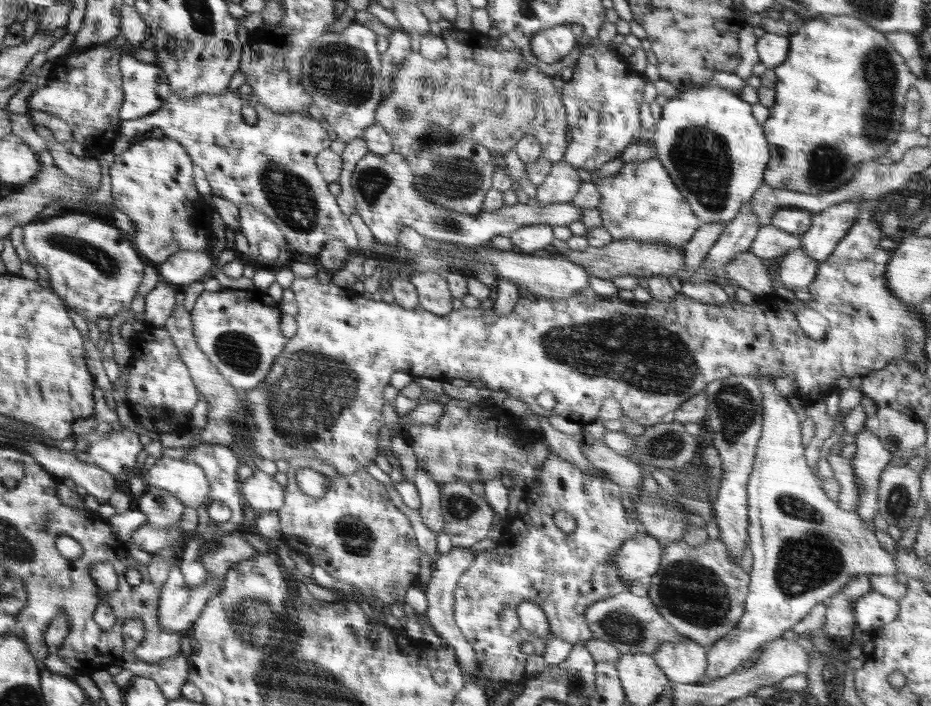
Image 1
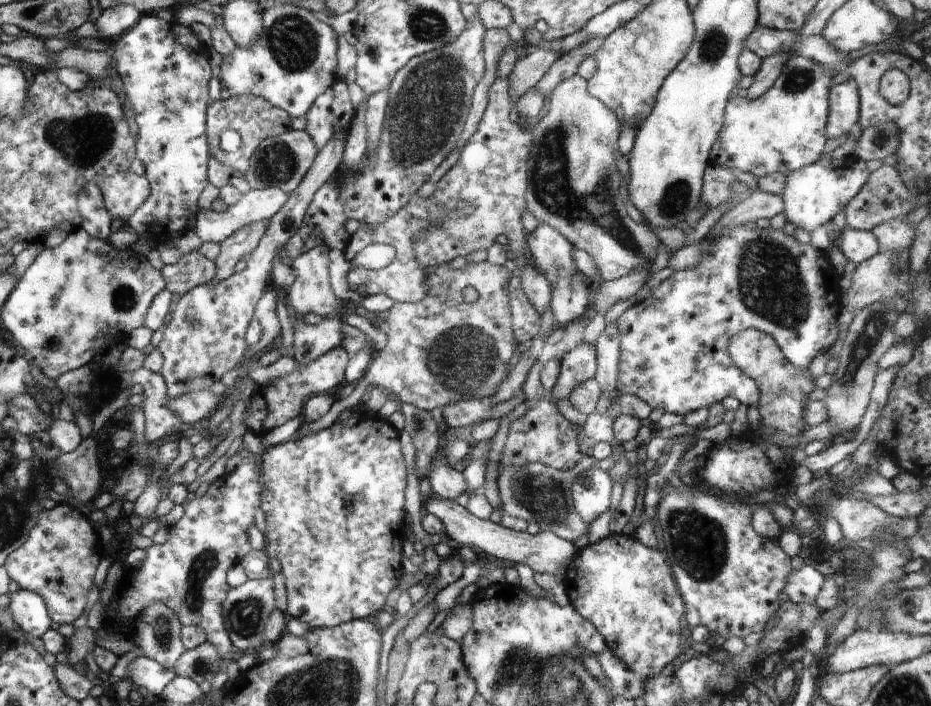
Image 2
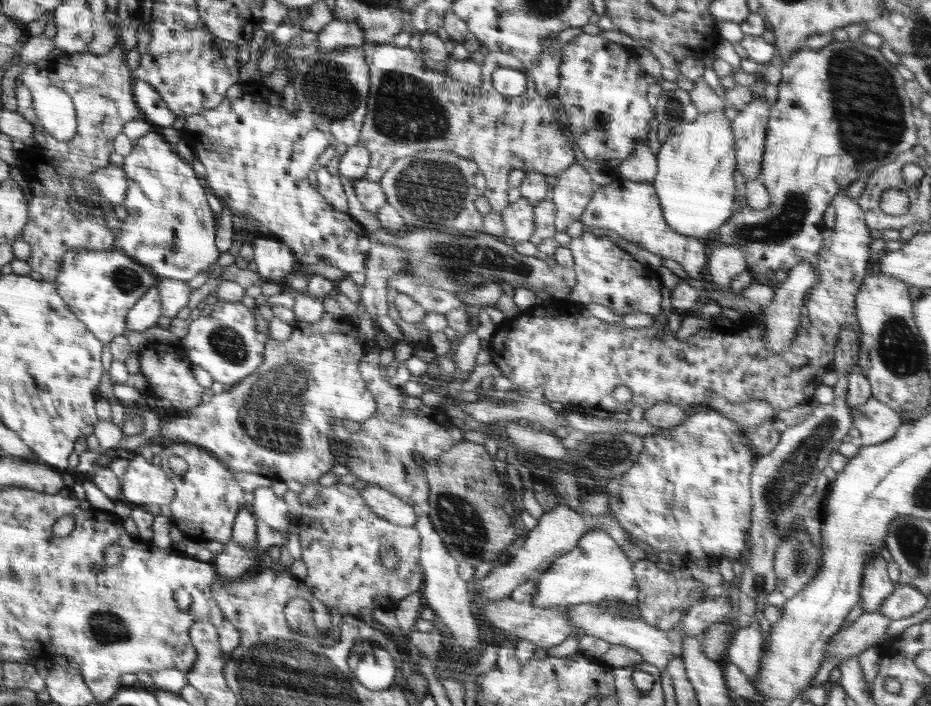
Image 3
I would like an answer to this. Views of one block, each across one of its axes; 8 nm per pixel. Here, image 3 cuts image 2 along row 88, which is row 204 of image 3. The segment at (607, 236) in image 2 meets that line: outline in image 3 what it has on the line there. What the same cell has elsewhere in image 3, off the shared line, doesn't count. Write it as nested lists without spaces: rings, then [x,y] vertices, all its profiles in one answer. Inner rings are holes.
[[[577,160],[553,178],[554,186],[549,190],[548,199],[556,205],[555,230],[565,232],[570,224],[581,221],[597,187]]]

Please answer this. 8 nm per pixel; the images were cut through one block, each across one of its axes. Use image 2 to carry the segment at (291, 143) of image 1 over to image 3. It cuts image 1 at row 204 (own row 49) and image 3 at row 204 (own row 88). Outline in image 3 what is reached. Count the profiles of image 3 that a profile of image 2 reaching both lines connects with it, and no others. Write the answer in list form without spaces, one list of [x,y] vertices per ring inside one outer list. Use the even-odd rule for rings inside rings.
[[[239,80],[227,90],[220,106],[184,118],[186,128],[178,132],[195,154],[194,158],[206,168],[202,181],[222,205],[237,215],[250,216],[257,221],[264,231],[285,243],[301,264],[326,263],[348,273],[364,272],[372,246],[368,231],[356,223],[349,212],[340,212],[324,202],[308,180],[308,173],[316,168],[318,156],[330,145],[330,134],[312,127],[284,103],[281,94],[266,87],[262,80]]]

